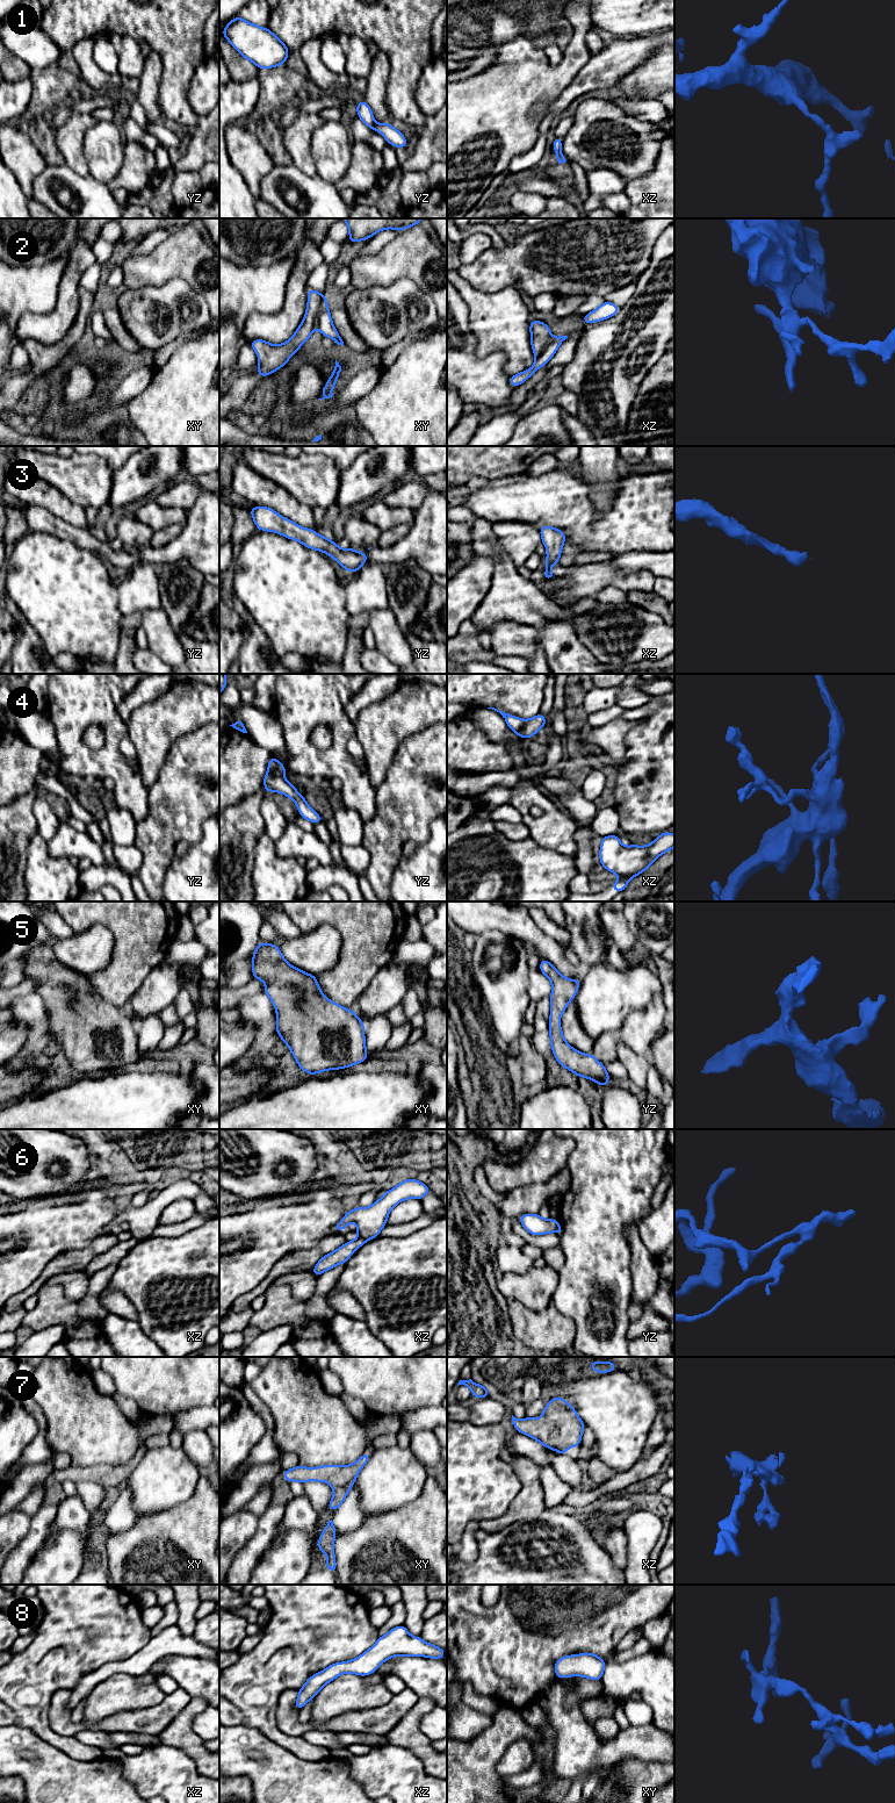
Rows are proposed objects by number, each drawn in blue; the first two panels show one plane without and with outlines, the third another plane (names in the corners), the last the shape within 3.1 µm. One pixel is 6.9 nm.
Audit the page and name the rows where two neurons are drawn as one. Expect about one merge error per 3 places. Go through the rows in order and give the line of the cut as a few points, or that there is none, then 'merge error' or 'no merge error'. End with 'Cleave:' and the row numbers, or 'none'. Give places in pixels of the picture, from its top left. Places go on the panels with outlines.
1: no cut; no merge error
2: cut in xy along (326, 306), (319, 313), (316, 324); merge error
3: no cut; no merge error
4: cut in yz along (267, 771), (273, 775), (283, 776); merge error
5: no cut; no merge error
6: cut in xz along (359, 1236), (365, 1241); merge error
7: no cut; no merge error
8: no cut; no merge error
Cleave: 2, 4, 6

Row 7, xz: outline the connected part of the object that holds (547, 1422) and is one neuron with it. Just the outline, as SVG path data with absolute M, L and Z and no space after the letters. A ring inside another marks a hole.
M560 1395L546 1403L541 1417L526 1416L518 1420L512 1415L512 1424L518 1432L534 1438L546 1449L553 1449L561 1454L565 1454L569 1448L580 1446L585 1427L576 1409Z

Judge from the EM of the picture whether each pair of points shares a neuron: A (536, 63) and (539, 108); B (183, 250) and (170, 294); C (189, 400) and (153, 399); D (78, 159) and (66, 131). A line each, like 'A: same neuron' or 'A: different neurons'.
A: different neurons
B: different neurons
C: same neuron
D: same neuron

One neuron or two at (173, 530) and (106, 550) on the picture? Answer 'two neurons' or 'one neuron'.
two neurons

